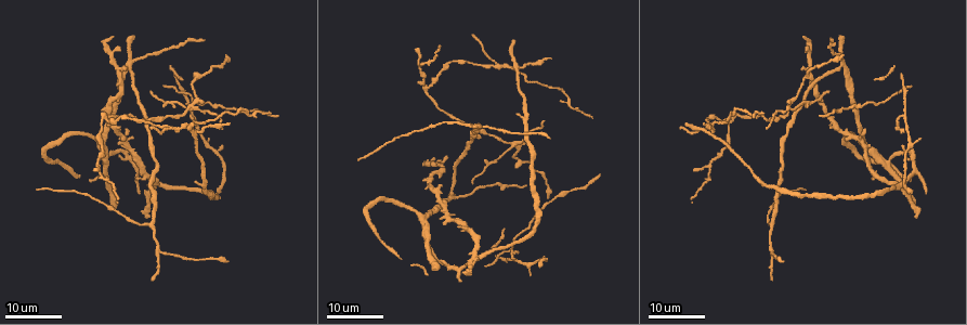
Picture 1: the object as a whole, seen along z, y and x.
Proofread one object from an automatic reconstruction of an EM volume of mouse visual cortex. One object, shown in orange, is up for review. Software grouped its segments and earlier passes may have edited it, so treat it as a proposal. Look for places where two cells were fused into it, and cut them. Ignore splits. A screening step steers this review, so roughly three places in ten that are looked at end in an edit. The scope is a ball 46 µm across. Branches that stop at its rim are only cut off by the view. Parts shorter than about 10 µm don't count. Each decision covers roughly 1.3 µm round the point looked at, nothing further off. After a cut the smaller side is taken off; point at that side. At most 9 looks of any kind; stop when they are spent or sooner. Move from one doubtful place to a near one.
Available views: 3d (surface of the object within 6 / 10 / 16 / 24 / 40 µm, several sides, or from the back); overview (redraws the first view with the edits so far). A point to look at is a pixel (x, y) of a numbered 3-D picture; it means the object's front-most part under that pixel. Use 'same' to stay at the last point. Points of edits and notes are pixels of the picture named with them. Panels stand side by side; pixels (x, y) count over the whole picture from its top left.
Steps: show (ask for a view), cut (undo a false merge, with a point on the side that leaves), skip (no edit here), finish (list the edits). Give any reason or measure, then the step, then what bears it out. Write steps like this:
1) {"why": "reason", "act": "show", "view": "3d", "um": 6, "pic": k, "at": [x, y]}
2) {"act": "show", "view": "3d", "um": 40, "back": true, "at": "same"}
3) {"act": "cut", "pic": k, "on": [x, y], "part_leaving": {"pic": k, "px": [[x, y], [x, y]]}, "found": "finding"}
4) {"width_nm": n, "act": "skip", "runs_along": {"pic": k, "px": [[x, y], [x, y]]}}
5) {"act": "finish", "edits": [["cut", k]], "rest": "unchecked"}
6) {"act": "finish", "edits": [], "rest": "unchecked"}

{"why": "four-way junction", "act": "show", "view": "3d", "um": 24, "pic": 1, "at": [512, 145]}

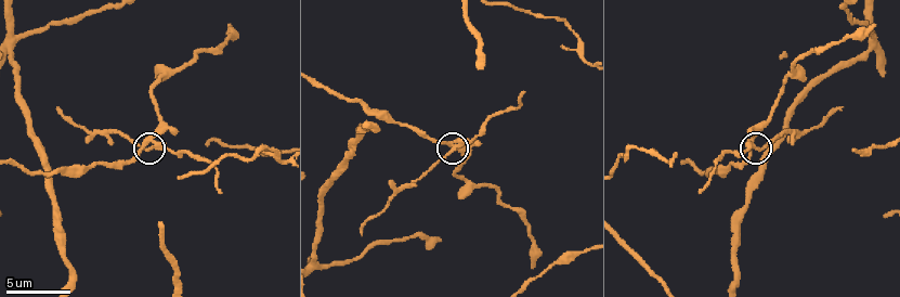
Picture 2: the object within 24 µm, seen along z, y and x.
{"act": "show", "view": "3d", "um": 6, "pic": 2, "at": [453, 149]}

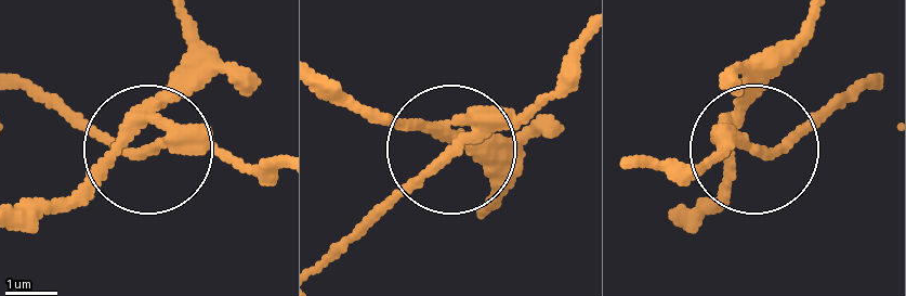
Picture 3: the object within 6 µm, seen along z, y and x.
{"arms": 4, "act": "cut", "pic": 3, "on": [254, 171], "part_leaving": {"pic": 3, "px": [[736, 137], [762, 150], [788, 141], [865, 89]]}, "found": "two cells meet here"}

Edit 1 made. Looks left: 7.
{"act": "show", "view": "overview"}

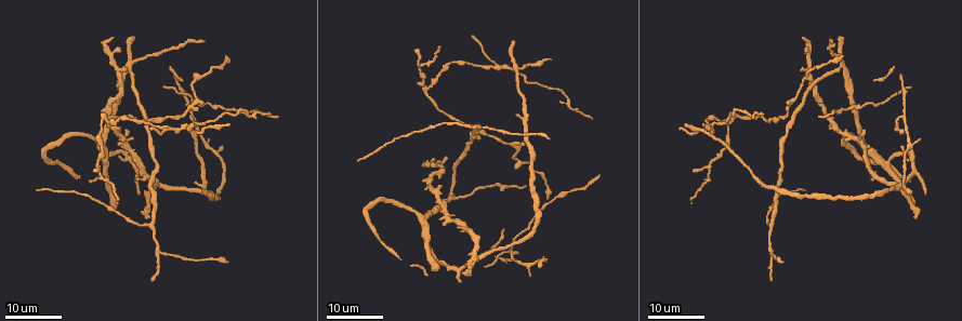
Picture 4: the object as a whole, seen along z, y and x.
{"act": "show", "view": "3d", "um": 16, "pic": 4, "at": [147, 224]}

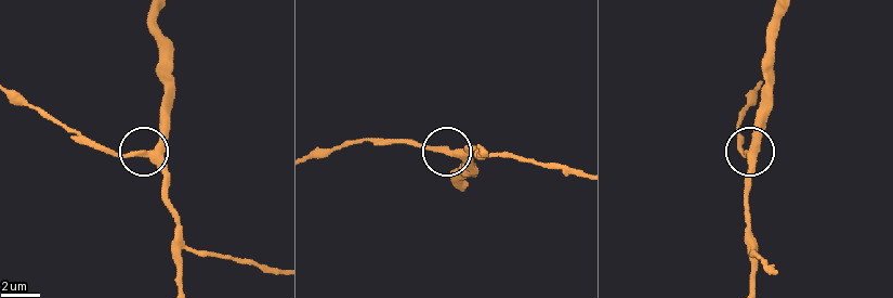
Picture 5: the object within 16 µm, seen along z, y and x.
{"act": "show", "view": "3d", "um": 10, "pic": 5, "at": [447, 151]}

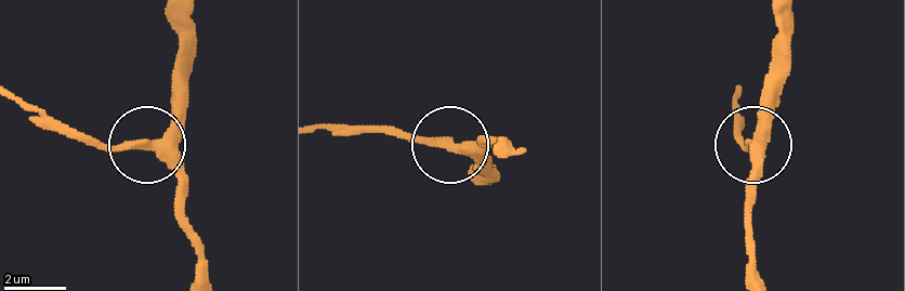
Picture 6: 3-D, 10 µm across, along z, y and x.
{"side_arm_um": 19, "act": "skip", "runs_along": {"pic": 6, "px": [[170, 14], [178, 107], [152, 146], [175, 177], [183, 206]]}, "found": "all the same cell"}

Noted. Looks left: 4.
{"why": "a fork", "act": "show", "view": "3d", "um": 16, "pic": 4, "at": [103, 120]}

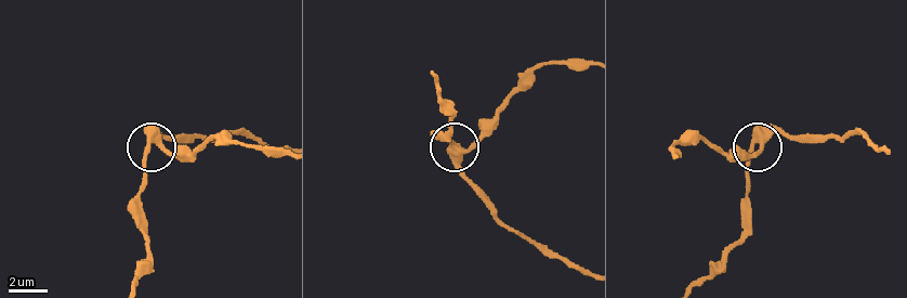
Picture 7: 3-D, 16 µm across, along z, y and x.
{"act": "show", "view": "3d", "um": 10, "pic": 7, "at": [755, 139]}

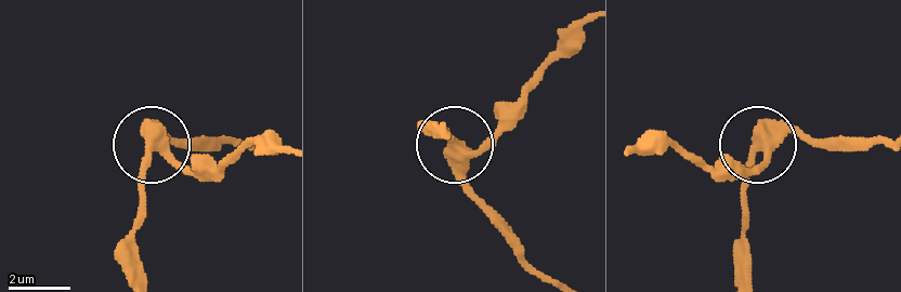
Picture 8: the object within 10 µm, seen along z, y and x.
{"side_arm_um": 20, "act": "skip", "runs_along": {"pic": 8, "px": [[279, 150], [250, 148], [194, 167], [149, 150], [140, 223]]}, "found": "one cell here"}

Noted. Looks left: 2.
{"why": "three-way junction", "act": "show", "view": "3d", "um": 16, "pic": 4, "at": [508, 66]}

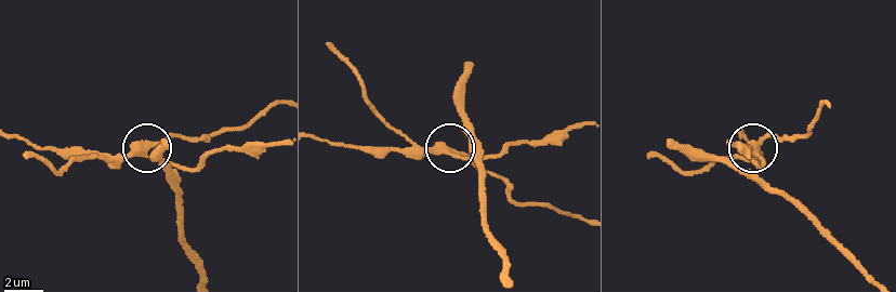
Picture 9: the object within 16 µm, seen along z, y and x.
{"act": "show", "view": "3d", "um": 10, "pic": 9, "at": [450, 152]}

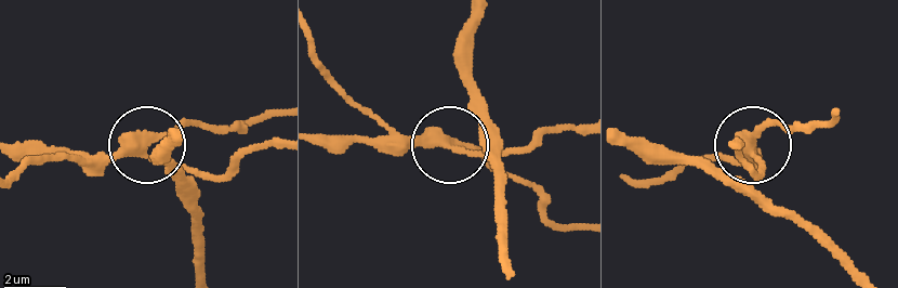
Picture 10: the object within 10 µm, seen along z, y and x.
{"side_arm_um": 21, "act": "cut", "pic": 10, "on": [752, 133], "part_leaving": {"pic": 10, "px": [[745, 154], [769, 126], [831, 116]]}, "found": "a second cell is stuck on"}

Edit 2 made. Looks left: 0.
{"act": "finish", "edits": [["cut", 3], ["cut", 10]], "rest": "unchecked"}

